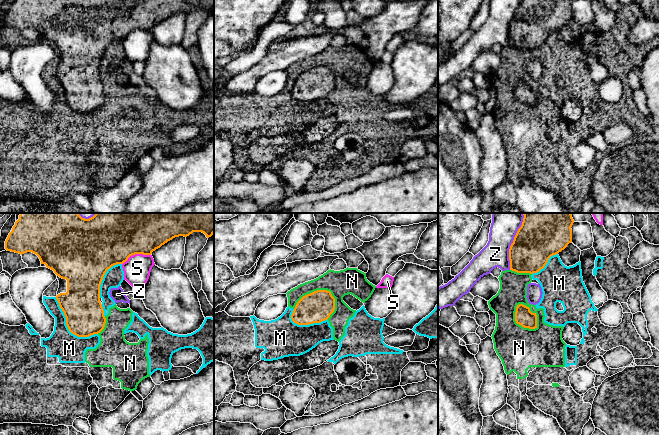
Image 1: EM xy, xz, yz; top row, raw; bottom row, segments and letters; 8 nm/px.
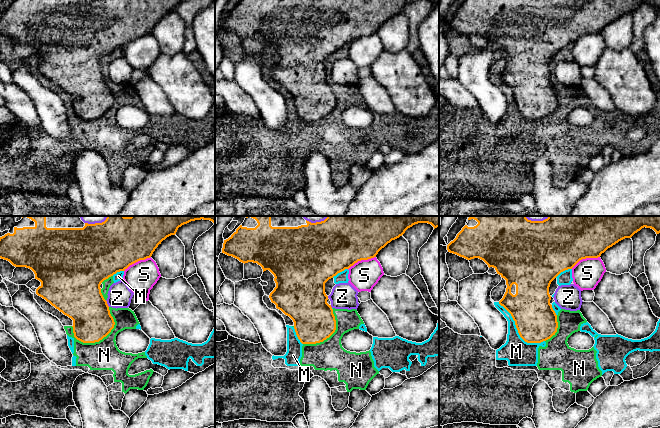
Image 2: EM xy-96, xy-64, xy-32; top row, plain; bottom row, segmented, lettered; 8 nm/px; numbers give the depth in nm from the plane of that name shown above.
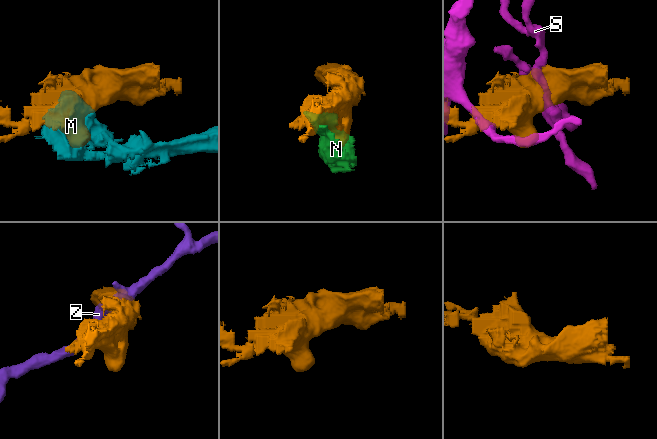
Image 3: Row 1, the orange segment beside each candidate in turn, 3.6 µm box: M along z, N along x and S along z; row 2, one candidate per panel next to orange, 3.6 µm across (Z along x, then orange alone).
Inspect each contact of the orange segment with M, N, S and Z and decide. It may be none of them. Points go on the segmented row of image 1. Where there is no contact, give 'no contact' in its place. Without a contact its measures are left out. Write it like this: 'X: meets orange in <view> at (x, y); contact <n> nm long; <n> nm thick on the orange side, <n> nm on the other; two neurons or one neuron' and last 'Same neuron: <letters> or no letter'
M: meets orange in xy at (68, 328); contact 460 nm long; 300 nm thick on the orange side, 240 nm on the other; two neurons
N: meets orange in yz at (531, 312); contact 260 nm long; 140 nm thick on the orange side, 240 nm on the other; two neurons
S: meets orange in xy at (136, 253); contact 240 nm long; 500 nm thick on the orange side, 220 nm on the other; two neurons
Z: meets orange in yz at (513, 241); contact 460 nm long; 380 nm thick on the orange side, 260 nm on the other; two neurons
Same neuron: no letter

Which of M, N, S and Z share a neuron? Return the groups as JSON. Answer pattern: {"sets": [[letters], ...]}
{"sets": [["M", "N"], ["S"], ["Z"]]}

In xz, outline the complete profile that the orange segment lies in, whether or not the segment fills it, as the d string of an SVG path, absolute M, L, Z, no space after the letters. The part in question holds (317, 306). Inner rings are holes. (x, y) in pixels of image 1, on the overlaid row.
M317 290L303 296L296 304L291 319L298 325L327 320L335 310L335 298L330 291Z

